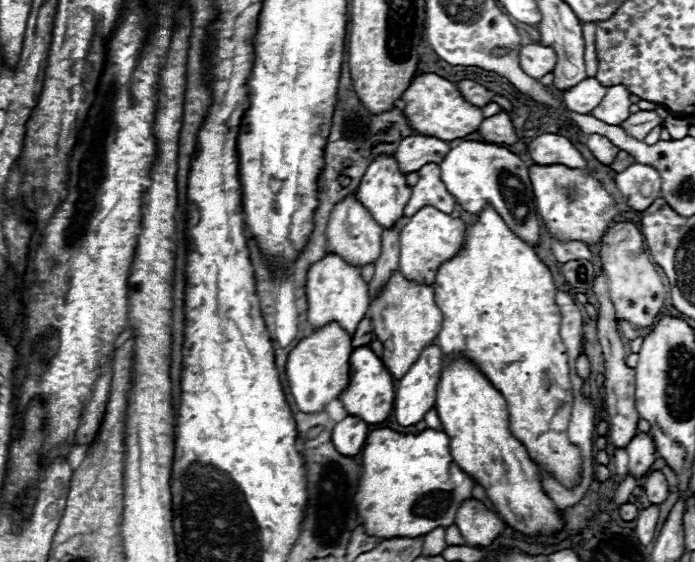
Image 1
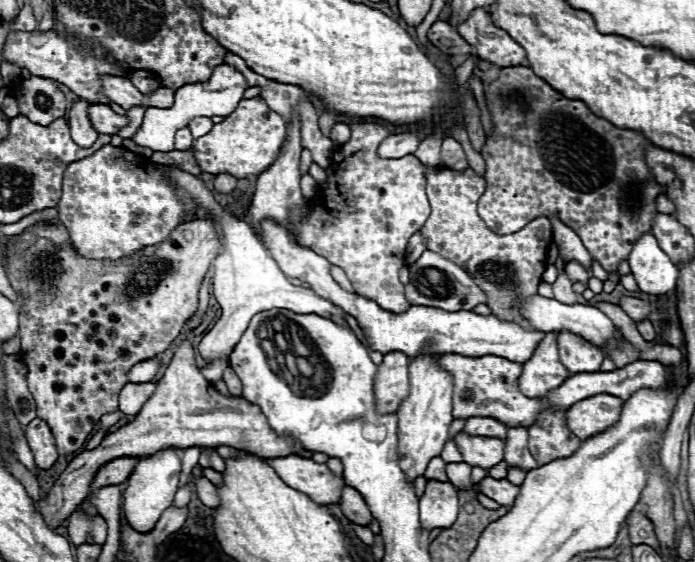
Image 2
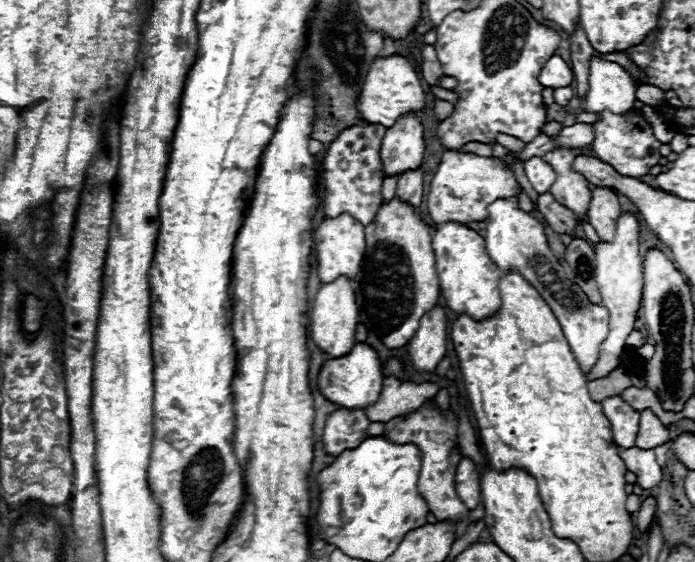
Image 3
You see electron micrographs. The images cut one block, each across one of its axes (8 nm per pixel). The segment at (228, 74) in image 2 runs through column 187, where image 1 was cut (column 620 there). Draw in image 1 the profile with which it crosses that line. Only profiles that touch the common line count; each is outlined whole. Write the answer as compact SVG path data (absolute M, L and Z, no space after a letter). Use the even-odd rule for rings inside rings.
M610 86L606 96L602 98L602 102L592 110L592 114L610 124L610 126L622 126L622 122L626 122L626 118L630 116L628 108L630 108L630 92L624 86Z

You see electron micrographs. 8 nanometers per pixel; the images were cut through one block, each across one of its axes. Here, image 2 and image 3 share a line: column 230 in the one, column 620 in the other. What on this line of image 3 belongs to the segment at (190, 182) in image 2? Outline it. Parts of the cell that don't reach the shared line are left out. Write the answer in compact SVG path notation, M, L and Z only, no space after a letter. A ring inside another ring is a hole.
M622 214L616 224L616 234L612 242L598 242L594 246L596 252L596 284L602 296L602 304L610 312L610 334L602 344L602 358L598 366L588 374L588 380L596 380L608 376L616 364L618 354L626 346L628 334L634 330L634 322L638 318L638 310L642 304L642 258L640 258L640 242L638 242L638 220L632 214Z

